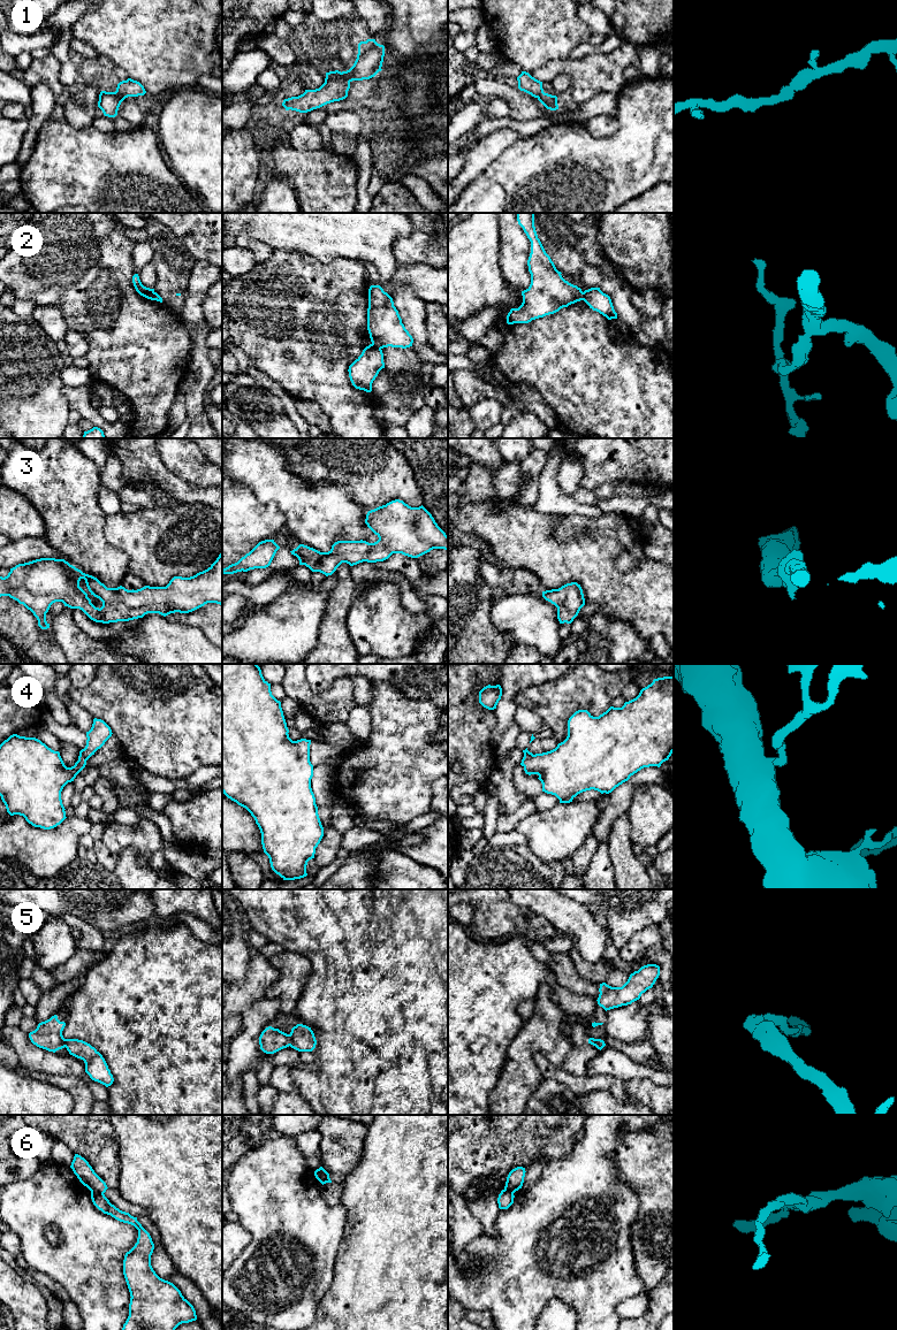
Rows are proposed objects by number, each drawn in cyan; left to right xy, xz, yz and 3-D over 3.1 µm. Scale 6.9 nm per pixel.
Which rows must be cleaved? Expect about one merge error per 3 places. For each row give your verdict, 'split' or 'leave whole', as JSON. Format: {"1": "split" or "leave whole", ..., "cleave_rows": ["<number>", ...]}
{"1": "leave whole", "2": "split", "3": "leave whole", "4": "leave whole", "5": "split", "6": "split", "cleave_rows": ["2", "5", "6"]}

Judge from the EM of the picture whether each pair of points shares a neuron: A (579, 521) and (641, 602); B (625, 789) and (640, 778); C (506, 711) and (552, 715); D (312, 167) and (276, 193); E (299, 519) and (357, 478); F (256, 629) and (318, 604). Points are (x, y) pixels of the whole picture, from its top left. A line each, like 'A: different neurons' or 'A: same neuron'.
A: different neurons
B: same neuron
C: different neurons
D: different neurons
E: different neurons
F: same neuron

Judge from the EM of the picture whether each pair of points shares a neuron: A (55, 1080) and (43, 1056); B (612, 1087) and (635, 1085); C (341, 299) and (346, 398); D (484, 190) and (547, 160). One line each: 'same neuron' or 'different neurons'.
A: different neurons
B: different neurons
C: same neuron
D: same neuron

